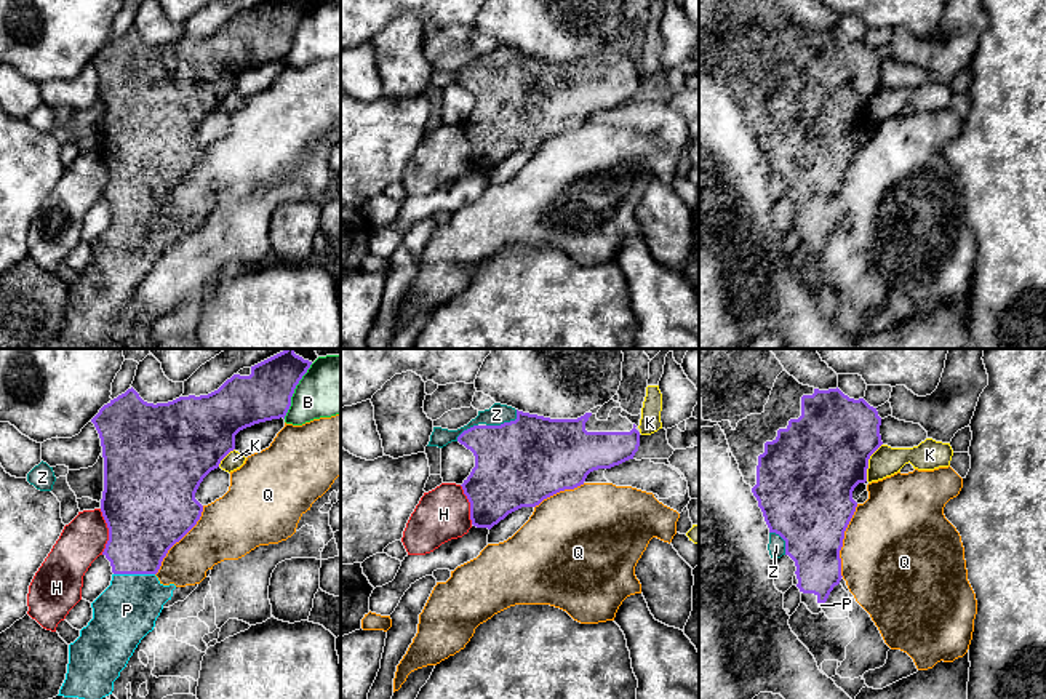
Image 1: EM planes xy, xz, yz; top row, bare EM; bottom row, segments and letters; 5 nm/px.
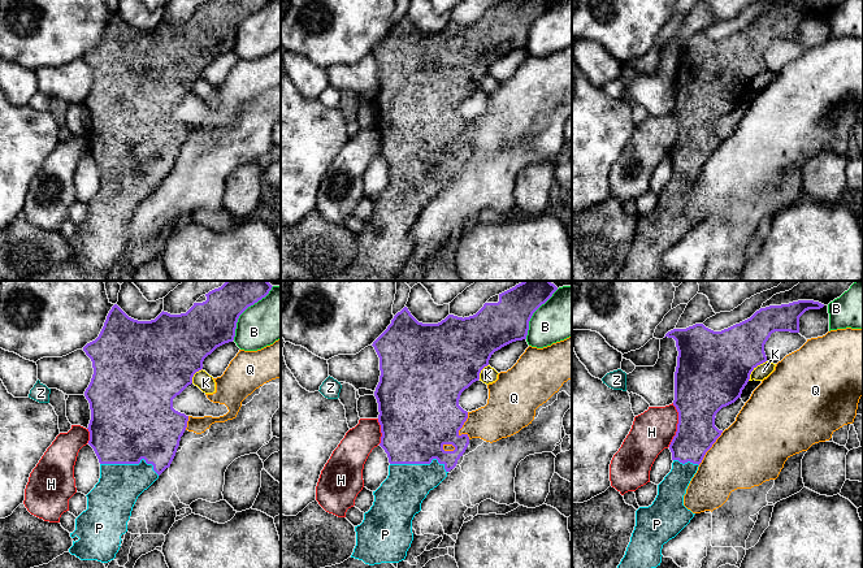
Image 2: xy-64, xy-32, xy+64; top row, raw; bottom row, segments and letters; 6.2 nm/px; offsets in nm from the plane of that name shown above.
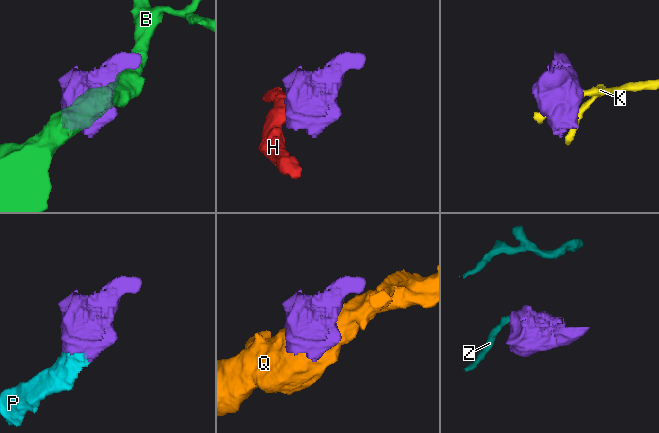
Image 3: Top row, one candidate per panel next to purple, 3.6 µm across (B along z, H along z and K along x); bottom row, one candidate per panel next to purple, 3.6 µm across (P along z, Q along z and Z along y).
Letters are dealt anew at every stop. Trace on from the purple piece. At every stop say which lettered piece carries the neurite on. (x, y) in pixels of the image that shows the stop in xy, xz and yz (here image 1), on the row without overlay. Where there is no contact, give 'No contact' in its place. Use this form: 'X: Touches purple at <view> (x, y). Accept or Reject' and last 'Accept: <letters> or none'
B: Touches purple at xy (293, 32). Reject
H: Touches purple at xy (109, 173). Reject
K: Touches purple at yz (867, 104). Reject
P: Touches purple at xy (135, 215). Accept
Q: Touches purple at yz (842, 183). Reject
Z: Touches purple at xz (504, 64). Reject
Accept: P

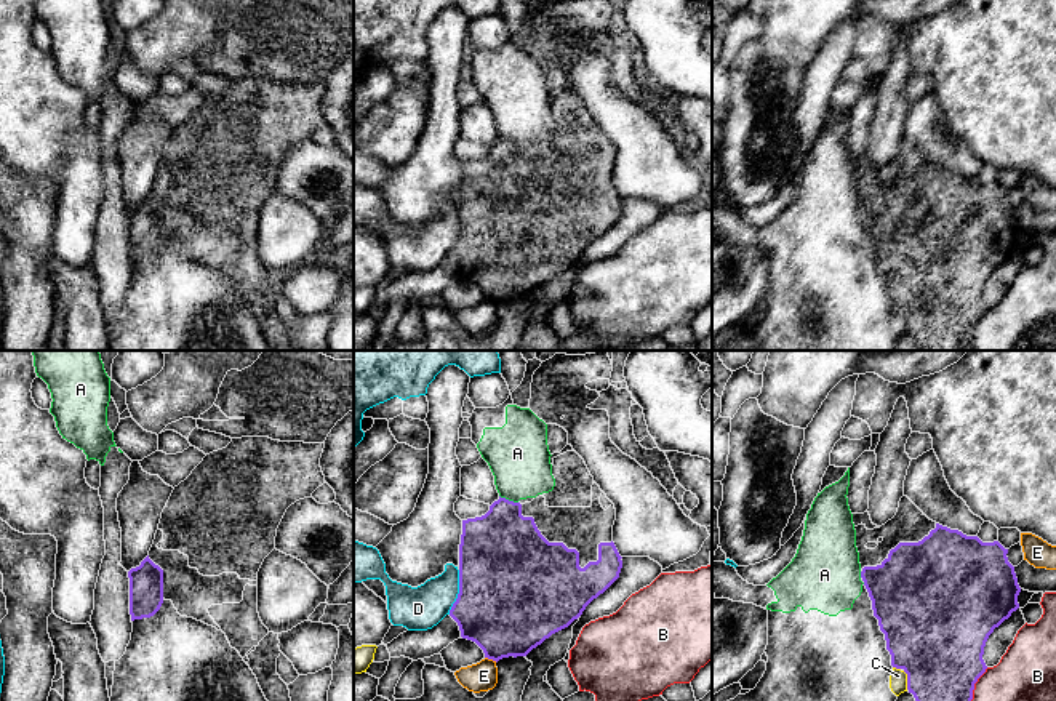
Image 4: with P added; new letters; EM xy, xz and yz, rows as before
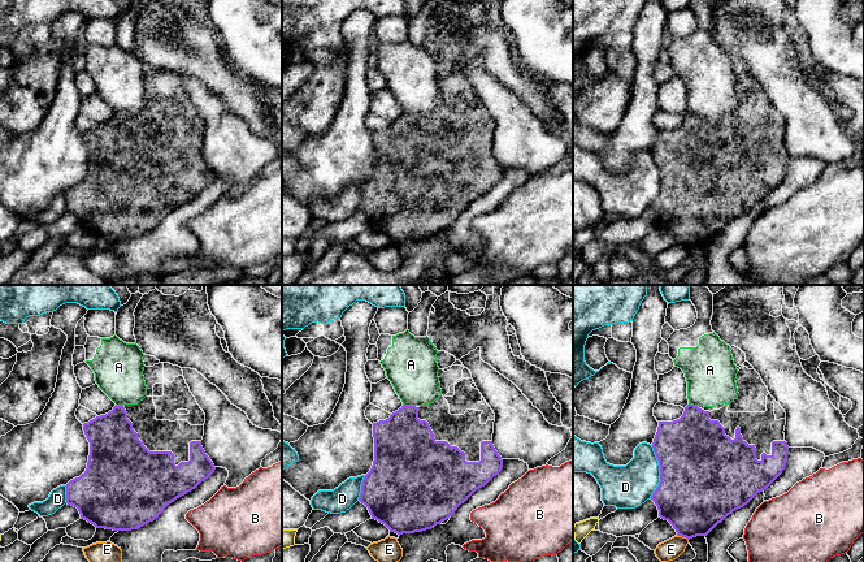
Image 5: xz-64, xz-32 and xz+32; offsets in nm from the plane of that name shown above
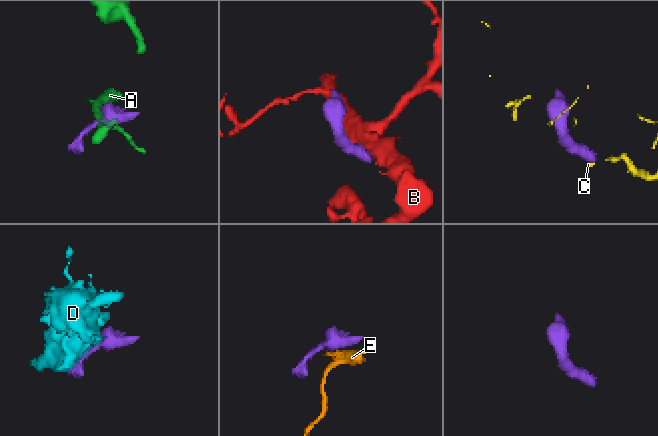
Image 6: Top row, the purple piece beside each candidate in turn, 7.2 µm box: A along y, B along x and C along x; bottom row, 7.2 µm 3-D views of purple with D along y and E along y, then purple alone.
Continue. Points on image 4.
A: Touches purple at xz (508, 141). Reject
B: Touches purple at yz (973, 330). Reject
C: Touches purple at yz (908, 322). Reject
D: Touches purple at xz (460, 234). Reject
E: Touches purple at xz (492, 300). Reject
Accept: none

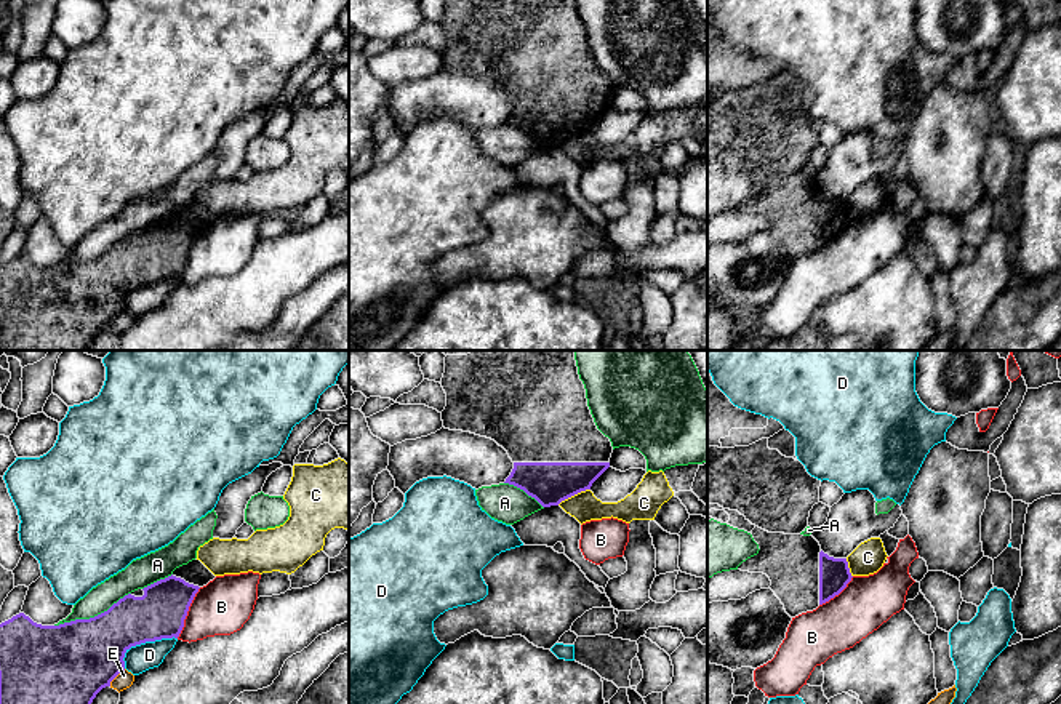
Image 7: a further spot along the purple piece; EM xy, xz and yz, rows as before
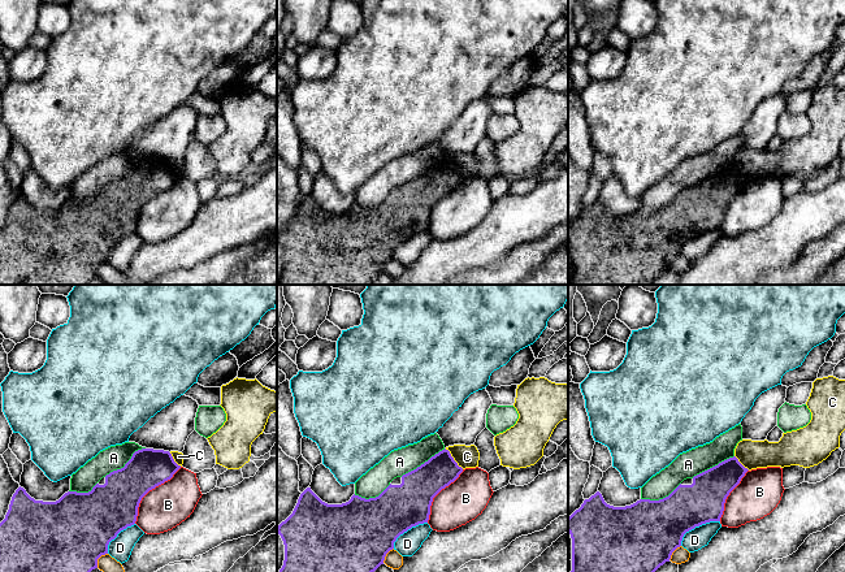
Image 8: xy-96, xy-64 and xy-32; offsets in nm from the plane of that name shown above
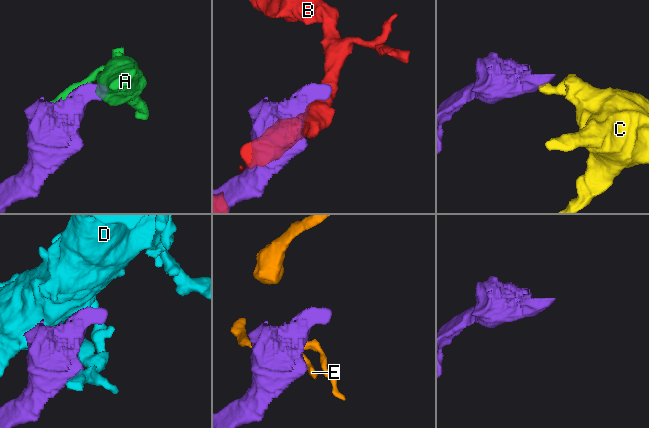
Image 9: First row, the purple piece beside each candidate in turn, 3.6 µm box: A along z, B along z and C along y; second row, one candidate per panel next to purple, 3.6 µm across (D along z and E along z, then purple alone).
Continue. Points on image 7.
A: Touches purple at xy (92, 260). Reject
B: Touches purple at xy (186, 255). Reject
C: Touches purple at xz (573, 136). Reject
D: Touches purple at xy (143, 284). Reject
E: Touches purple at xy (116, 317). Reject
Accept: none

